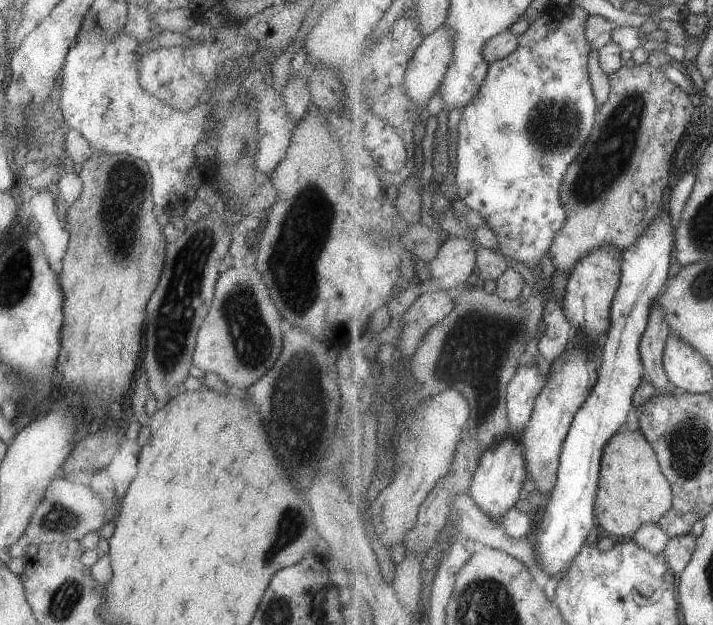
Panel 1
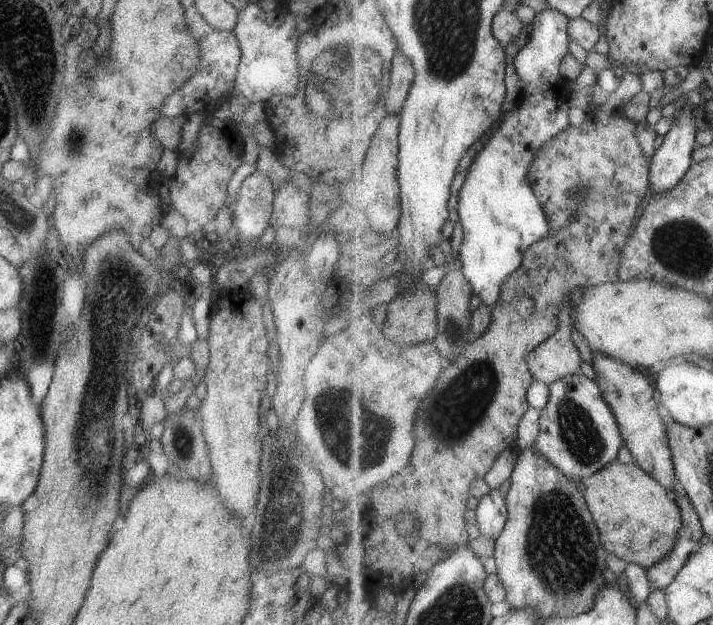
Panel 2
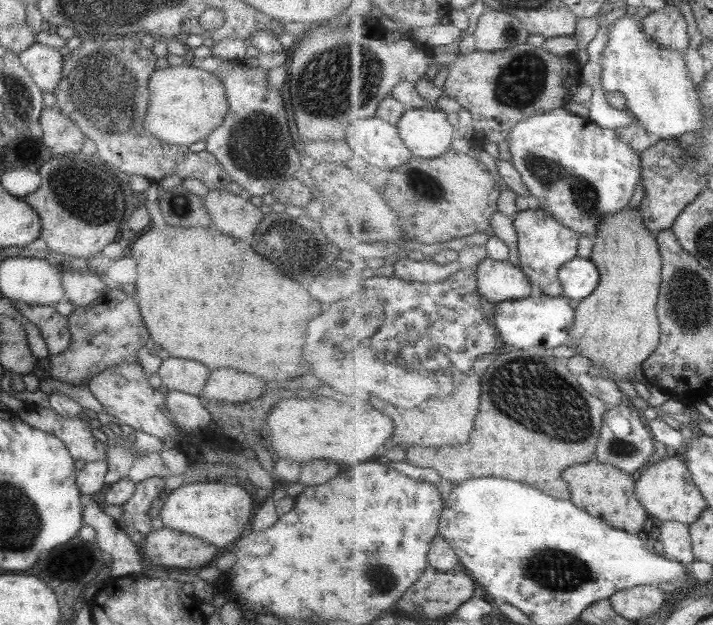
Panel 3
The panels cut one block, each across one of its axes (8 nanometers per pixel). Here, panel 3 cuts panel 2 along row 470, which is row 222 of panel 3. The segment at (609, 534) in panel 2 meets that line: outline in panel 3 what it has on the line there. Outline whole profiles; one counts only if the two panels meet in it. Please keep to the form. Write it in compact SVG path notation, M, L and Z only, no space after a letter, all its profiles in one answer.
M641 205L604 215L594 240L591 260L600 267L603 277L596 292L576 305L577 323L571 331L570 344L580 349L581 356L590 359L594 367L605 368L628 380L636 372L642 371L643 364L661 345L663 322L660 320L659 304L665 264L663 252L660 250L659 233L646 224Z

